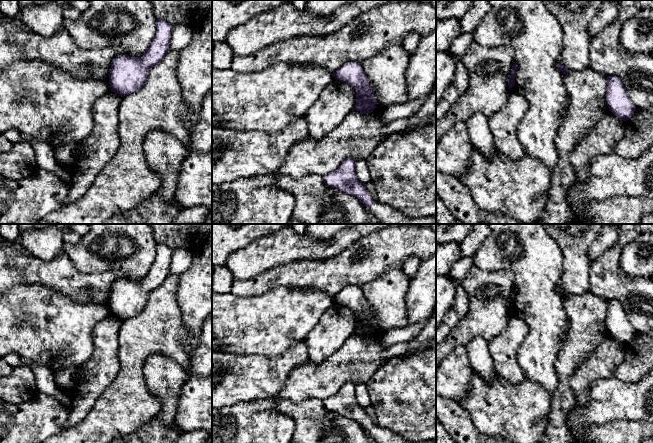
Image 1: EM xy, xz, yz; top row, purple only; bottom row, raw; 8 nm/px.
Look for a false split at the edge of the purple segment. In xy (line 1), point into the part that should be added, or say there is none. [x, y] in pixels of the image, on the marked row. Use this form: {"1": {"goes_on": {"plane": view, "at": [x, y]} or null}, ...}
{"1": {"goes_on": null}}

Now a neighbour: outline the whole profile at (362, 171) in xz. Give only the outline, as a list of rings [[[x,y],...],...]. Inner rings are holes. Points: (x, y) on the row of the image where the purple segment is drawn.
[[[366,159],[356,161],[355,173],[358,181],[363,185],[366,186],[368,183],[372,182]]]

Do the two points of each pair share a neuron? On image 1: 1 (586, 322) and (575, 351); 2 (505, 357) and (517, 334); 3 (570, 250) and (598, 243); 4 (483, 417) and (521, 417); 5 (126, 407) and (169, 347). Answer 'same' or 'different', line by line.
1: same
2: same
3: different
4: same
5: same

